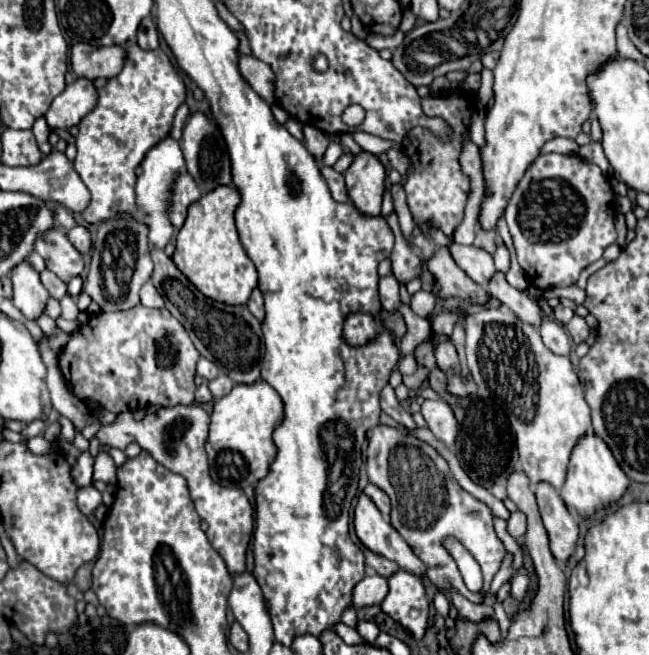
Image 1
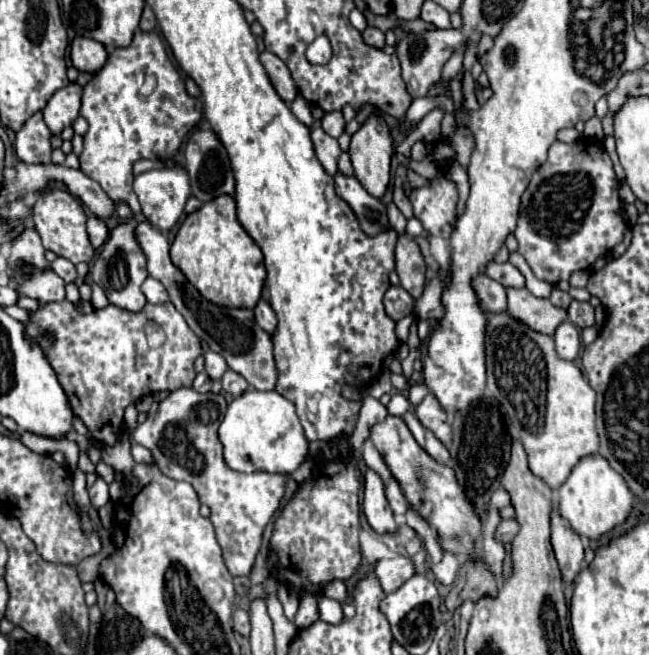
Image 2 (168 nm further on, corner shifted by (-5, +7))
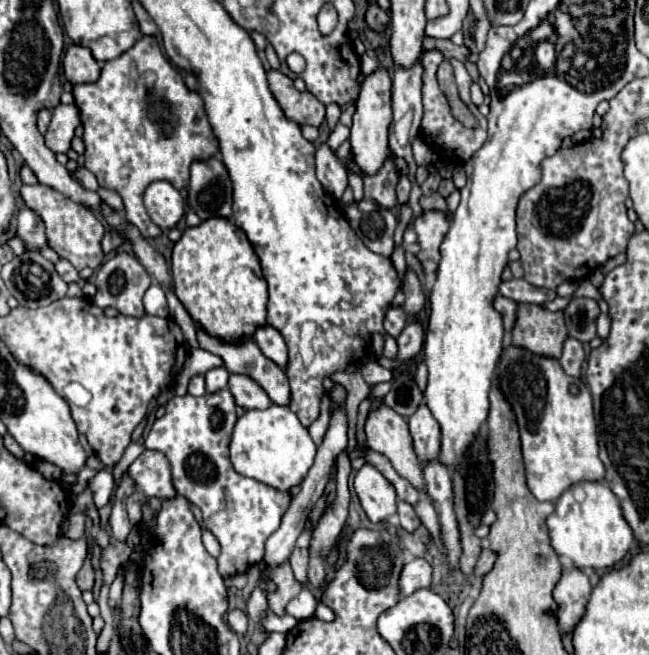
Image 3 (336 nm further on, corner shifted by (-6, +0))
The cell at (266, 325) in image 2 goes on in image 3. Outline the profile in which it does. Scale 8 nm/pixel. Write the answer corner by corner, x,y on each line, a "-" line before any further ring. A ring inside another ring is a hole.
262,325
256,329
254,339
258,343
258,347
262,349
262,353
272,359
274,363
278,363
280,367
286,367
288,363
288,351
286,351
286,343
284,337
272,327
272,325

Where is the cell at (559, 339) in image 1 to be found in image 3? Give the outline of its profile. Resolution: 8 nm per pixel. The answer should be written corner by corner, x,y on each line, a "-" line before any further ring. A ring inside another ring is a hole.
568,337
564,341
564,349
562,349
562,355
560,355
560,365
562,369
572,375
572,377
580,377
580,371
582,371
582,363
584,363
584,349
582,349
582,343
574,337

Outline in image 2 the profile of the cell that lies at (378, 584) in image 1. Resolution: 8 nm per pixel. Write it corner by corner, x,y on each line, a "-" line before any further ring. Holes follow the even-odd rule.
407,556
379,560
375,566
375,574
377,574
383,590
389,594
389,592
401,588
415,574
415,564

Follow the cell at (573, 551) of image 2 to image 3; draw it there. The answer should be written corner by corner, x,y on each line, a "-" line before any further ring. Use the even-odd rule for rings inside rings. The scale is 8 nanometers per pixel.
578,567
562,569
562,577
554,589
554,599
558,603
558,625
562,633
572,631
574,625
580,621
590,591
592,585
582,569

